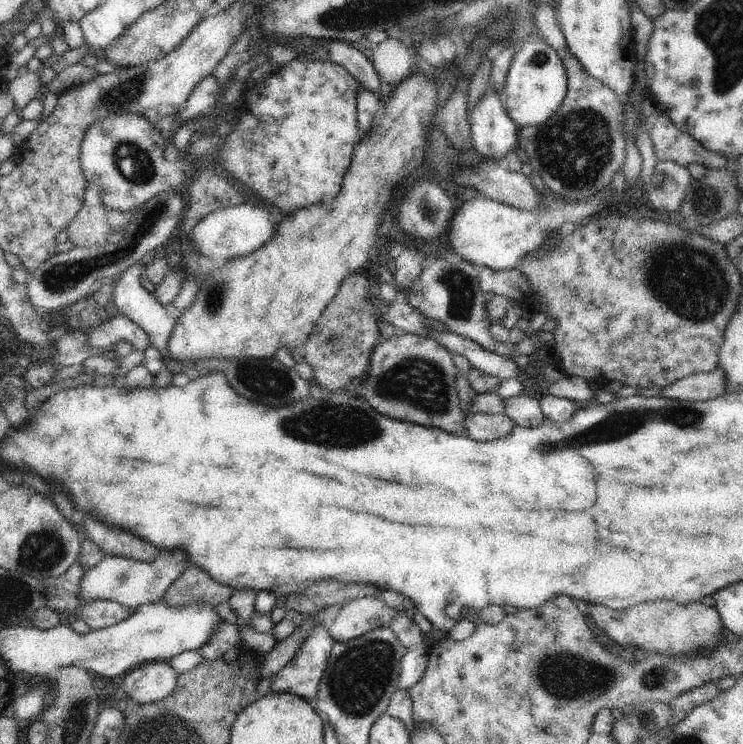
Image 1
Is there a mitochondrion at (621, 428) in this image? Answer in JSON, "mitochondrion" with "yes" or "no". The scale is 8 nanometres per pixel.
{"mitochondrion":"yes"}

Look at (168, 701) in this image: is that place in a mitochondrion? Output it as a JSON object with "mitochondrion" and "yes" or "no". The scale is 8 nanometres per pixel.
{"mitochondrion":"no"}

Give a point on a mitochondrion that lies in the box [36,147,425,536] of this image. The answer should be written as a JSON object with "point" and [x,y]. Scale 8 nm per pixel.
{"point":[346,425]}

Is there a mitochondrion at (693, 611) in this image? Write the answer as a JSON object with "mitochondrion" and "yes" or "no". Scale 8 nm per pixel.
{"mitochondrion":"no"}

